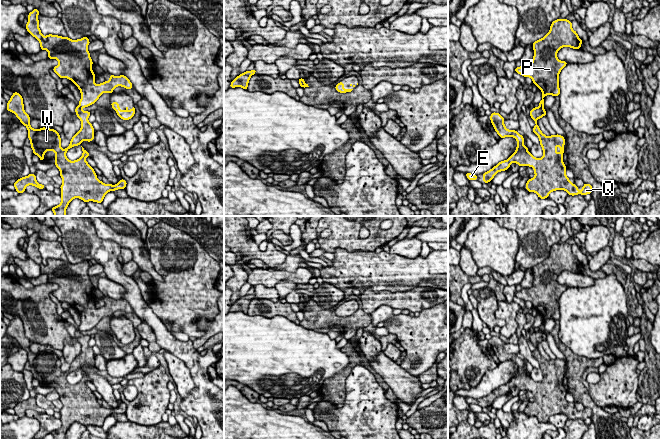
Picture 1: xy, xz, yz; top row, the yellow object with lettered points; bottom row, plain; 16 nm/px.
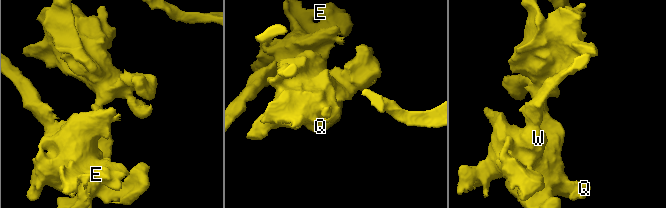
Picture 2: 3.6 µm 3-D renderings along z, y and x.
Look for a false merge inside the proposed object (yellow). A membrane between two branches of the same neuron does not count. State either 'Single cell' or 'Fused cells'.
Fused cells

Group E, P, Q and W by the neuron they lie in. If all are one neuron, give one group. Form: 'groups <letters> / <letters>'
groups E Q W / P

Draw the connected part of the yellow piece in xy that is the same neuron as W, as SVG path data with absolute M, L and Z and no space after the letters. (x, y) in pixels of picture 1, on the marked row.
M13 92L7 102L6 110L14 113L27 127L31 149L33 154L40 158L40 161L44 160L44 154L47 151L55 152L55 165L60 170L63 183L60 186L61 203L51 208L54 216L66 216L66 209L74 198L80 198L86 203L89 201L102 203L108 192L126 188L127 182L124 179L119 180L115 185L104 184L100 181L93 167L85 160L90 154L83 147L83 153L79 159L71 161L66 156L69 149L81 146L82 141L94 140L95 130L88 121L91 112L83 111L82 108L76 106L75 112L81 120L81 129L72 137L69 146L62 149L60 134L55 129L45 127L33 129L30 126L30 116L25 112L23 98L18 92Z

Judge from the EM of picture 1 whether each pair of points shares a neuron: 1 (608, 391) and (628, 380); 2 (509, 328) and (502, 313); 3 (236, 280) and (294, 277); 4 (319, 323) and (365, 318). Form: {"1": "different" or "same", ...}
{"1": "same", "2": "same", "3": "different", "4": "same"}

